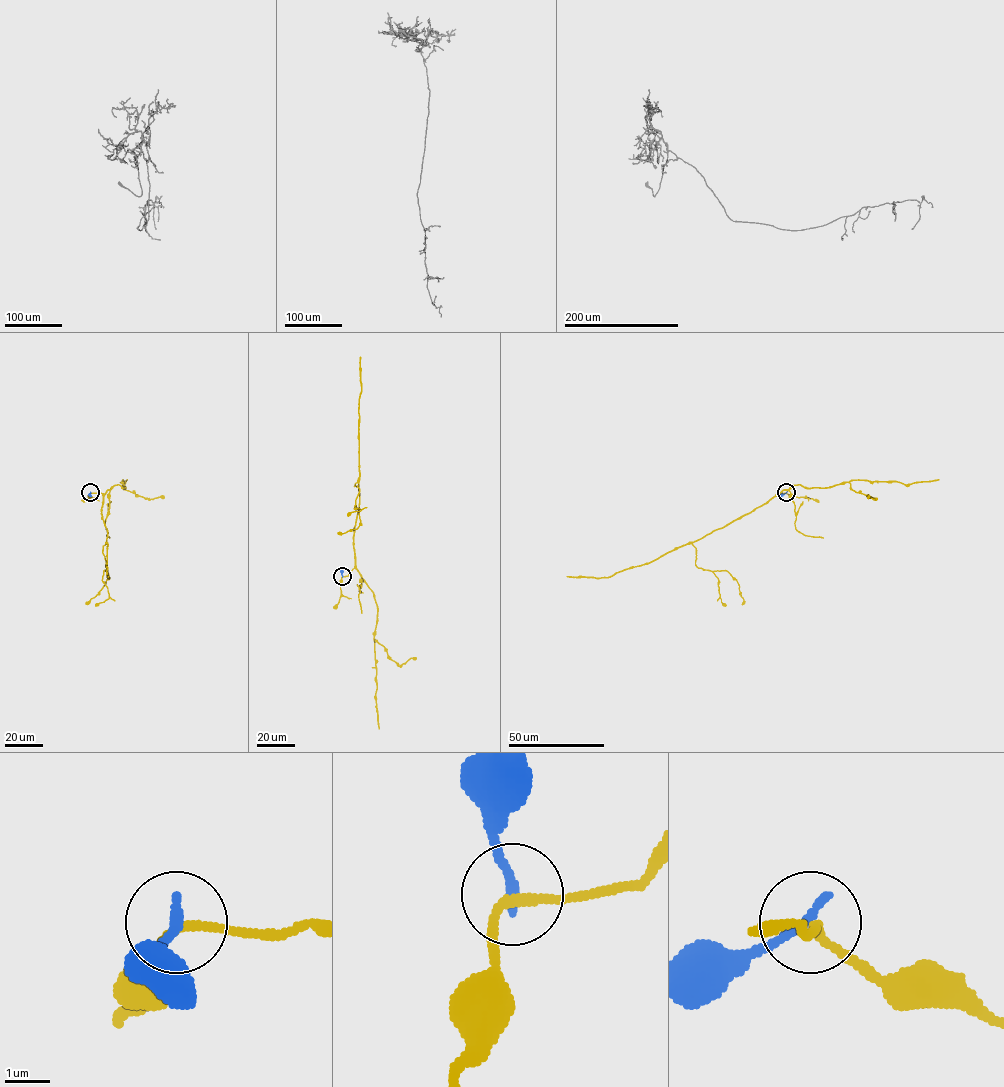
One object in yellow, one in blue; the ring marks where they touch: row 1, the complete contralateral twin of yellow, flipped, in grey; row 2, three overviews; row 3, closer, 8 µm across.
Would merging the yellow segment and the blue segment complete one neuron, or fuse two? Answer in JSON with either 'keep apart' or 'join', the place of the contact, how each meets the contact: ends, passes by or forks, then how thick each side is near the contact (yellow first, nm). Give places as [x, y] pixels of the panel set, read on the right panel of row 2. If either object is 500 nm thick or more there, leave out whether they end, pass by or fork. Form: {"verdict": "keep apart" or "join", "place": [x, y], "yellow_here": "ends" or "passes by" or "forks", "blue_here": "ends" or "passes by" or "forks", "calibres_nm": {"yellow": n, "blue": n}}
{"verdict": "keep apart", "place": [786, 492], "yellow_here": "passes by", "blue_here": "ends", "calibres_nm": {"yellow": 190, "blue": 240}}

